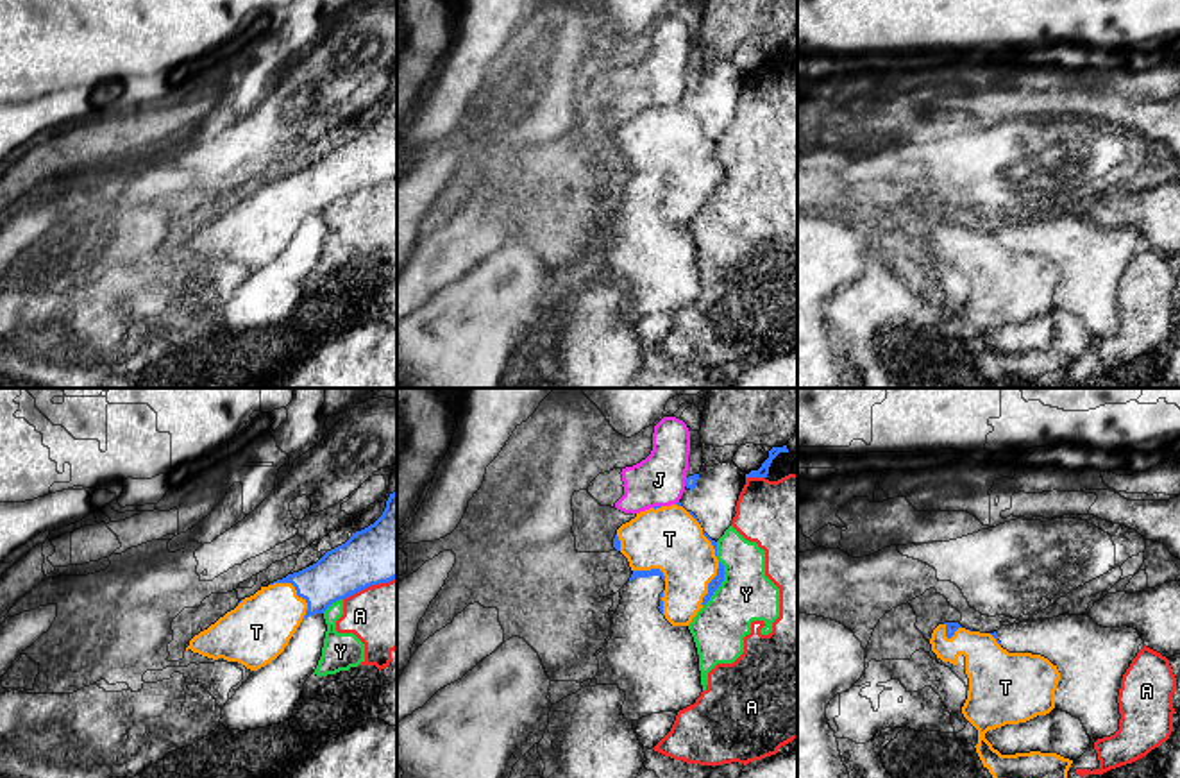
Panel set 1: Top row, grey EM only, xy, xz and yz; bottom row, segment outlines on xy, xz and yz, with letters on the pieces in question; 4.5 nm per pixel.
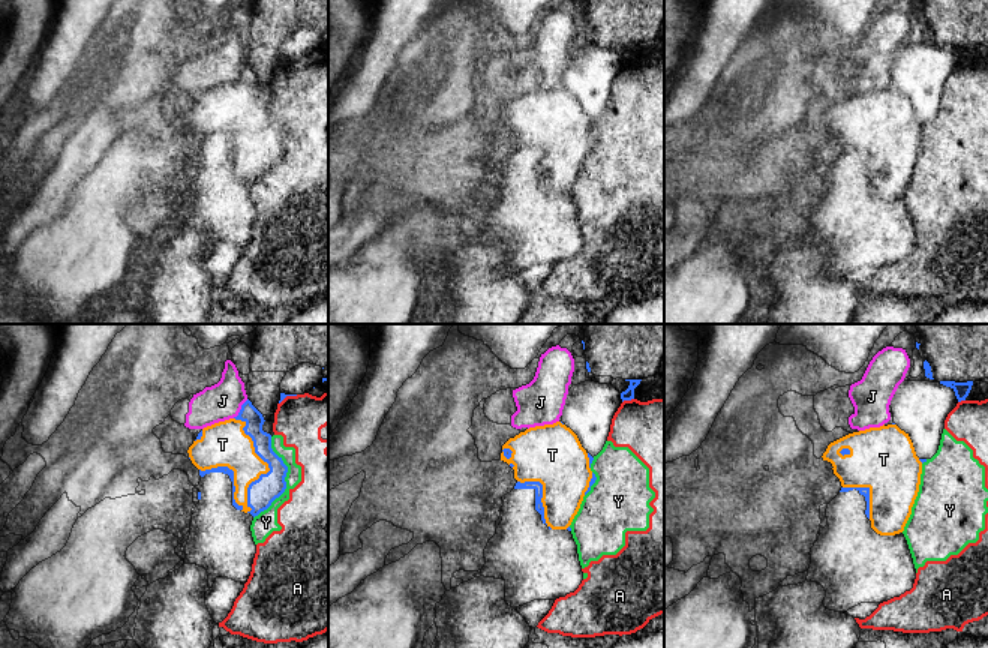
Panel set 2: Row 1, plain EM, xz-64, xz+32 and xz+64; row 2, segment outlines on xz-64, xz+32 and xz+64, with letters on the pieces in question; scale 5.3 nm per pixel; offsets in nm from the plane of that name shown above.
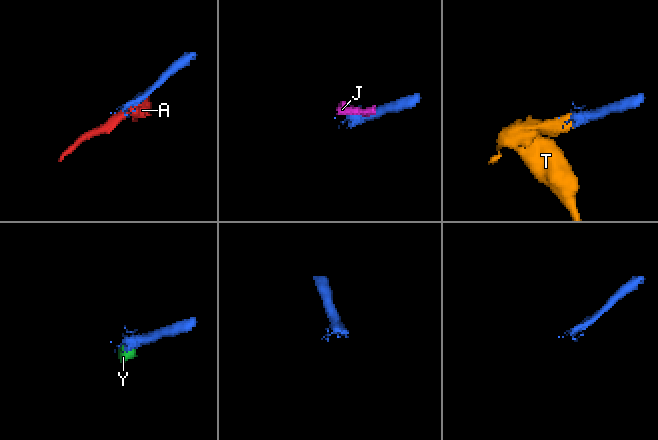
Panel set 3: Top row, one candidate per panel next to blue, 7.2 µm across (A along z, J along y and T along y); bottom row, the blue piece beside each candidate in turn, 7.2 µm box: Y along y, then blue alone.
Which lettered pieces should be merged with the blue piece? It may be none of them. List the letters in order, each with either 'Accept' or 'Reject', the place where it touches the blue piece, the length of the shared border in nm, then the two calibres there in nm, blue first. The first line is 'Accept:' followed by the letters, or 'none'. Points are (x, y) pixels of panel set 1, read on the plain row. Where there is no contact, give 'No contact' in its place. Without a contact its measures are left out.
Accept: T
A: Reject. Touches blue at xz (755, 76). Shared border 90 nm. Thickness 50 nm (blue) against 380 nm
J: Reject. Touches blue at xz (685, 81). Shared border 40 nm. Thickness 50 nm (blue) against 240 nm
T: Accept. Touches blue at xy (297, 192). Shared border 220 nm. Thickness 220 nm (blue) against 280 nm
Y: Reject. Touches blue at xz (721, 181). Shared border 220 nm. Thickness 50 nm (blue) against 240 nm

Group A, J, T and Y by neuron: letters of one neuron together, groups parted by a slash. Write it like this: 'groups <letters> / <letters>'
groups A Y / J / T

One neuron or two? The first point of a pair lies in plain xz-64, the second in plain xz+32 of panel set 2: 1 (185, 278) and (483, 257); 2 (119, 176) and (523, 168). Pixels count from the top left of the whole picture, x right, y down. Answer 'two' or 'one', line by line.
1: one
2: two

